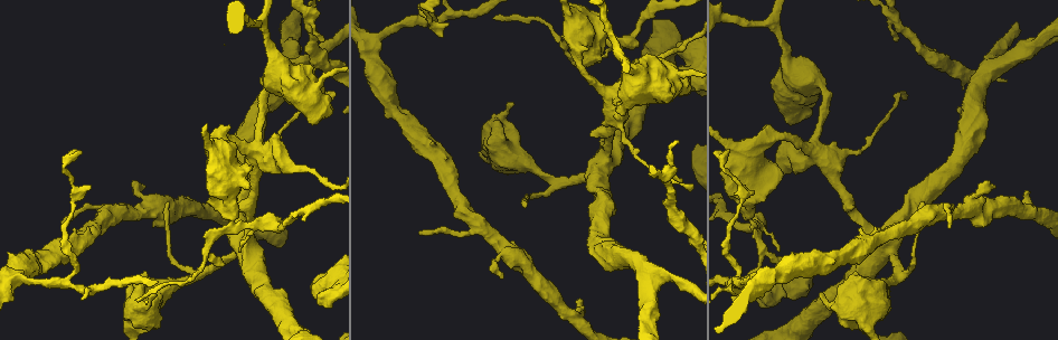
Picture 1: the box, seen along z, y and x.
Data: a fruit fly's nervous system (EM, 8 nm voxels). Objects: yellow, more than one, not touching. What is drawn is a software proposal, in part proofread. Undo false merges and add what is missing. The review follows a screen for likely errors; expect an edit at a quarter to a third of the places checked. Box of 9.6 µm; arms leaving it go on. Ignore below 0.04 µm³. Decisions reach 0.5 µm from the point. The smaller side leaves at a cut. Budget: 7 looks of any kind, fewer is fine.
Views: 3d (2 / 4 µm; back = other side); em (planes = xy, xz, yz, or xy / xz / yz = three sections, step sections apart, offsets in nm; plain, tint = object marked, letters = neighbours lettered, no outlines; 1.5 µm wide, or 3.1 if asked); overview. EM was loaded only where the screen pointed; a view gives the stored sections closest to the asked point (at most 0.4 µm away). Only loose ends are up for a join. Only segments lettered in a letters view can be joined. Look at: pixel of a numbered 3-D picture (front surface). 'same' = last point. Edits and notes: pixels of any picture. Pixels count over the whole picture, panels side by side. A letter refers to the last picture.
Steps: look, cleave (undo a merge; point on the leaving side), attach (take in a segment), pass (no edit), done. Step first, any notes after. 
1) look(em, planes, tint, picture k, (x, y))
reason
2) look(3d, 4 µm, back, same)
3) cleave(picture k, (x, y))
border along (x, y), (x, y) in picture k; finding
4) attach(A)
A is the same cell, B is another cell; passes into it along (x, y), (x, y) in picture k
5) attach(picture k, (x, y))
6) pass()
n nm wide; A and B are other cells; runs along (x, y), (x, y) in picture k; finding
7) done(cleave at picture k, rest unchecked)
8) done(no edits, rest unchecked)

look(3d, 4 µm, picture 1, (423, 21))
abrupt turn

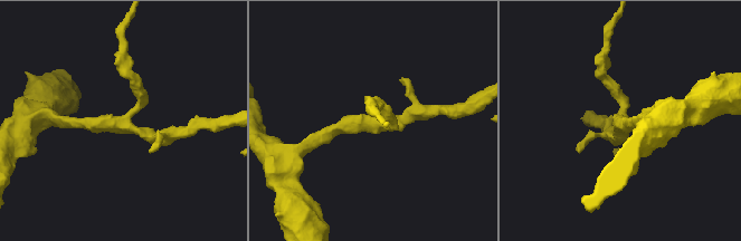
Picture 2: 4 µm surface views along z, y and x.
look(em, planes, tint, picture 2, (376, 125))
3 arms; arms of 160, 180, 200 nm; now the EM

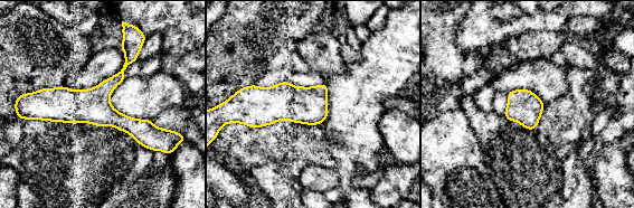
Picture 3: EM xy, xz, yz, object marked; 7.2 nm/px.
look(em, planes, letters, same)
what lies round it

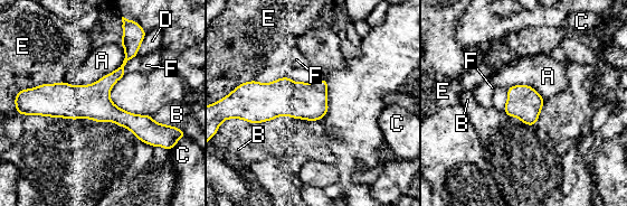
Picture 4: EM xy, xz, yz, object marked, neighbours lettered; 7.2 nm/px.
pass()
240 nm wide; A, B, C, D, E and F are other cells; runs along (32, 94), (160, 128) in picture 4; all the same cell

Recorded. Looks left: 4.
look(em, planes, tint, picture 1, (775, 303))
branch stops here

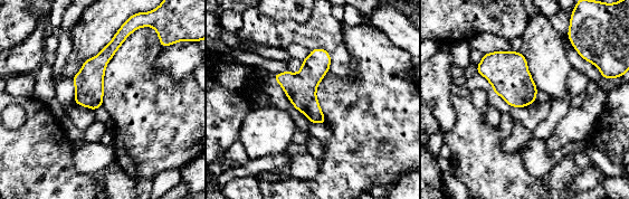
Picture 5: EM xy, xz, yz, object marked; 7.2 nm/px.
look(em, planes, letters, same)
what lies round it

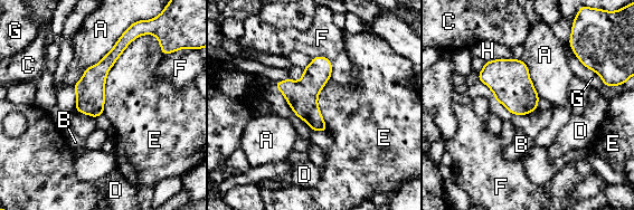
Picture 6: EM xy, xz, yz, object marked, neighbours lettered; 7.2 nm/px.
pass()
A, B, C, D, E, F, G and H are other cells; border along (135, 38), (107, 73), (102, 113) in picture 6; no lettered segment goes on from it

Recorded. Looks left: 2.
look(em, yz, step 8, plain, picture 1, (419, 233))
an open end

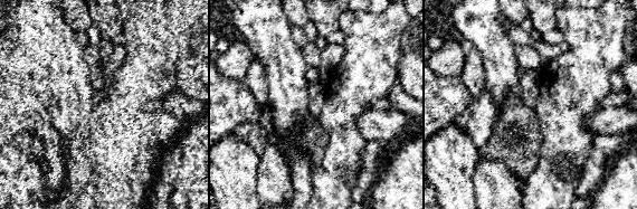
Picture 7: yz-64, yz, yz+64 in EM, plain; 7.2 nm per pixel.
look(em, yz, step 8, letters, same)

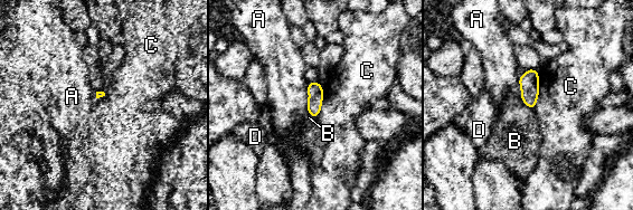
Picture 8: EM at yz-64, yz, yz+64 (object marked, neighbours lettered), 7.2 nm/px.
pass()
A, B, C and D are other cells; border along (539, 75), (539, 94), (535, 107) in picture 8; none of them fits

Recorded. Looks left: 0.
done(no edits, rest unchecked)

